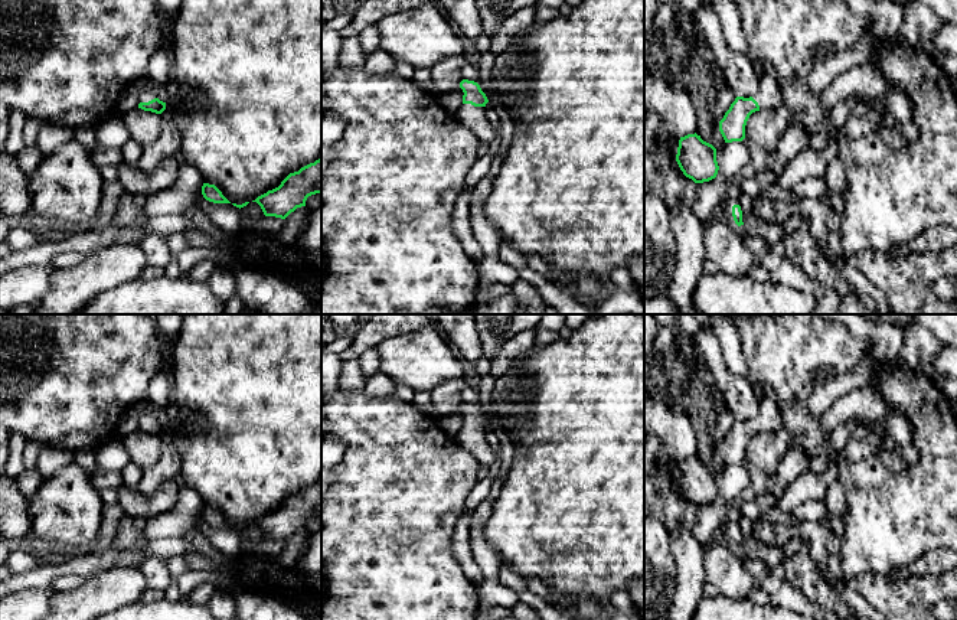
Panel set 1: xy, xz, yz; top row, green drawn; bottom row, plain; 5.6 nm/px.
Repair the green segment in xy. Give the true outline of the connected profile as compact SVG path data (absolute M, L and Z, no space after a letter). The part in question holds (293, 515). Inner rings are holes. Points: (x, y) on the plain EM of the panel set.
M321 480L314 486L290 496L278 510L255 523L265 539L285 542L297 531L306 529L308 519L321 516Z

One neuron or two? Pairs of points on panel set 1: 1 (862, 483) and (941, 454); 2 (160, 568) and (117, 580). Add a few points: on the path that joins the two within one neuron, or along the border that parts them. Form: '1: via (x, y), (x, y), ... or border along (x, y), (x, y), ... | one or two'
1: via (882, 483), (913, 483), (921, 475) | one
2: border along (140, 568), (147, 587) | two

